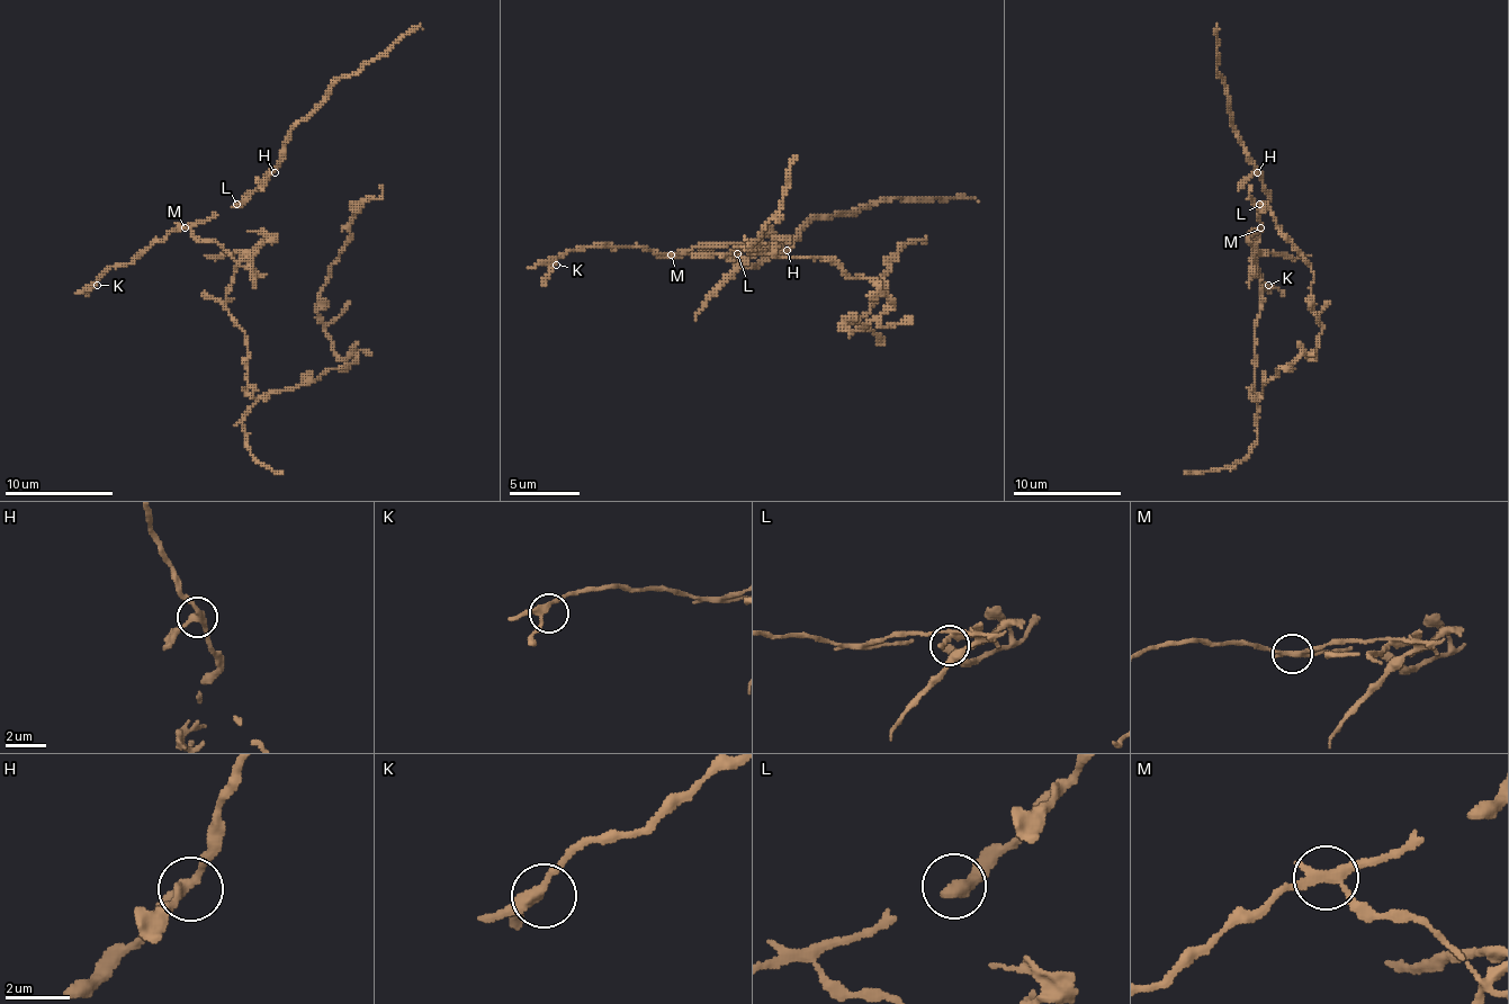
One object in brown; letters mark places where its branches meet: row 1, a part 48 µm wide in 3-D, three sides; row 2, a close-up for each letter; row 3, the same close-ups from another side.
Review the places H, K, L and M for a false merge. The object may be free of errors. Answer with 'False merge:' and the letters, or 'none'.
False merge: M

